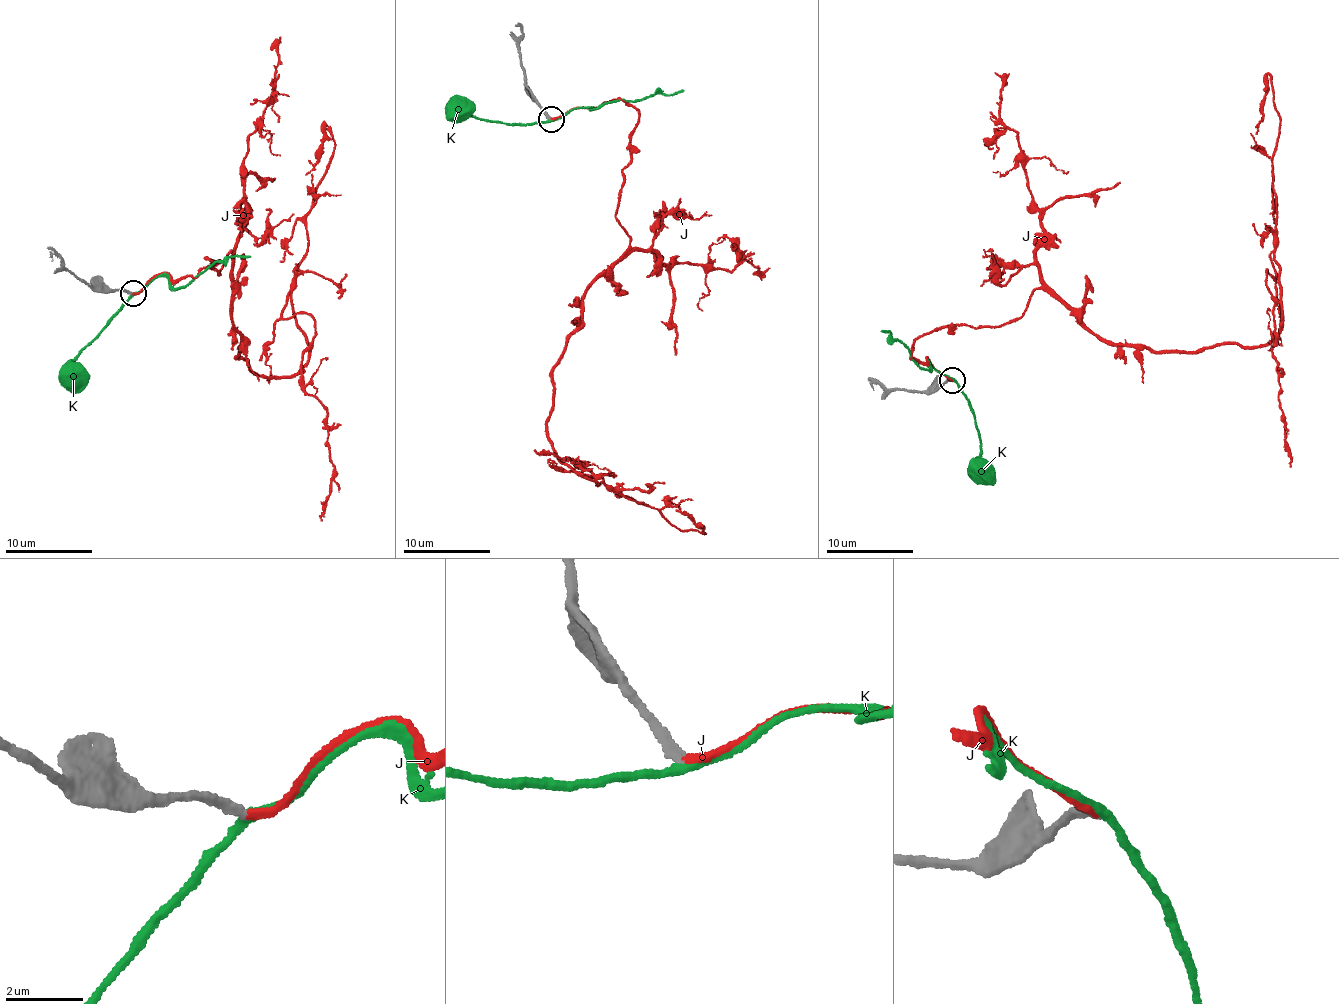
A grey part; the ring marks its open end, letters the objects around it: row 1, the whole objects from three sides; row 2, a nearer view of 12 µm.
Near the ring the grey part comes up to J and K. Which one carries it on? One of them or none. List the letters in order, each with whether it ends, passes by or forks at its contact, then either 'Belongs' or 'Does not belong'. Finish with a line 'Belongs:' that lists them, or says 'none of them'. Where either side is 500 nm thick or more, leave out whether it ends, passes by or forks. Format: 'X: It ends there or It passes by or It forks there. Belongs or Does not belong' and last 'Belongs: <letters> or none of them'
J: It ends there. Belongs
K: It passes by. Does not belong
Belongs: J

